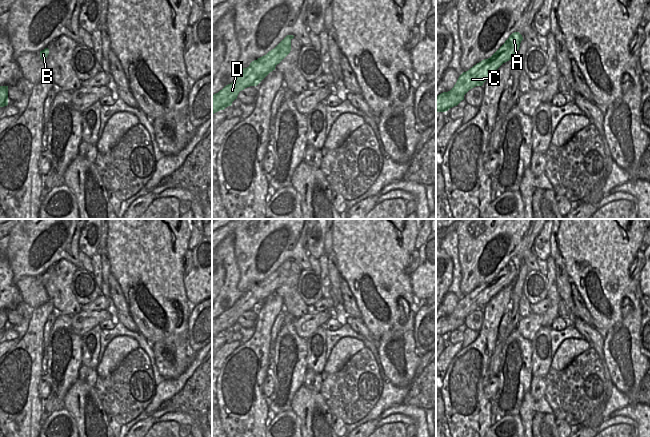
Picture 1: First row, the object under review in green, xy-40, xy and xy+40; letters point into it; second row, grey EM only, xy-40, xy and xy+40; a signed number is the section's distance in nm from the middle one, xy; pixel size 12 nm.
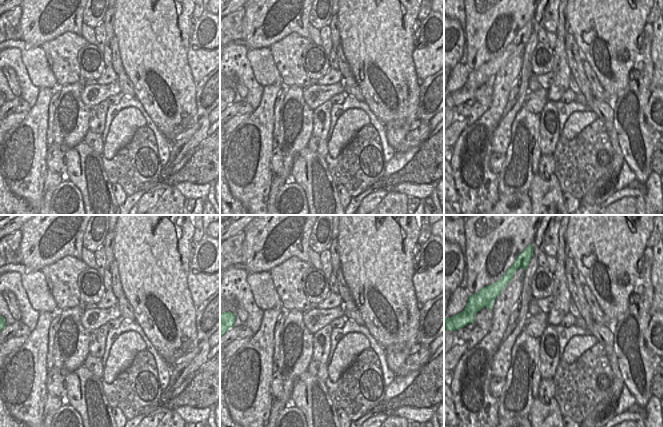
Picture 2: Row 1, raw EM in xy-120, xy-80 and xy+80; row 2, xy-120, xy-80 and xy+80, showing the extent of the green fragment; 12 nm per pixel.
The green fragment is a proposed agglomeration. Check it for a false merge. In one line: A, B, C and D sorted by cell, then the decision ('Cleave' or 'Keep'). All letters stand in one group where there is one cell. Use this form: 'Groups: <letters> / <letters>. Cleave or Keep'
Groups: A B / C D. Cleave

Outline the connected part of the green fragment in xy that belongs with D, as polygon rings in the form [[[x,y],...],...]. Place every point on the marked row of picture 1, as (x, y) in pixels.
[[[254,60],[238,75],[231,84],[212,95],[212,115],[231,106],[240,91],[250,86],[257,86],[272,70]]]

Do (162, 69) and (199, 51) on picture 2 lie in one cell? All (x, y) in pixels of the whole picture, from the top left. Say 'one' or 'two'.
two

